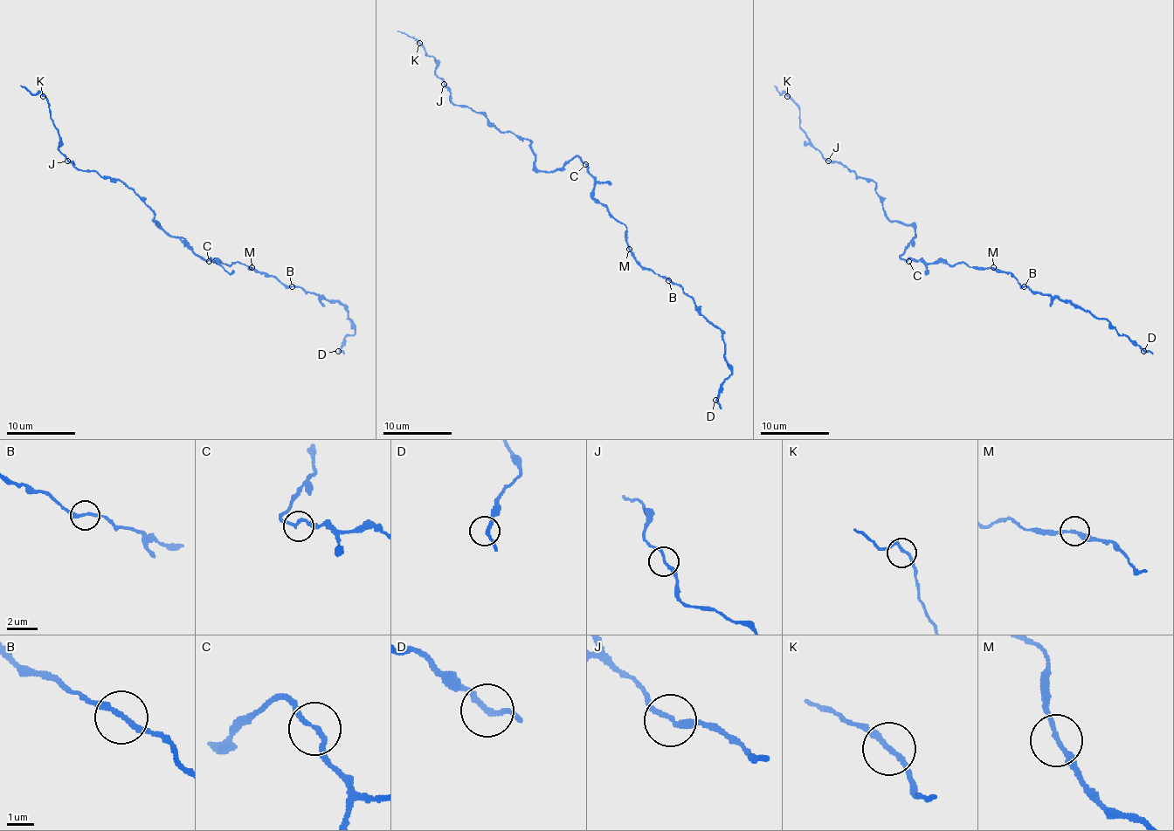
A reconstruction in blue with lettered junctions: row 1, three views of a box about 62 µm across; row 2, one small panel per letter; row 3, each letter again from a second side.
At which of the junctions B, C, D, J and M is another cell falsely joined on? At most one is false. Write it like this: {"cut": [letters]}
{"cut": []}

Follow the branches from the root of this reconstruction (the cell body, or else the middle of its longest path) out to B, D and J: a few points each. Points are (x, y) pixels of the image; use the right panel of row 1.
B: (907, 259), (942, 261), (951, 266), (963, 263), (972, 267), (1000, 269), (1024, 286)
D: (907, 259), (1005, 271), (1032, 291), (1055, 295), (1104, 318), (1143, 351)
J: (907, 259), (900, 256), (912, 243), (915, 230), (887, 217), (873, 181), (858, 177), (844, 166), (828, 161)

